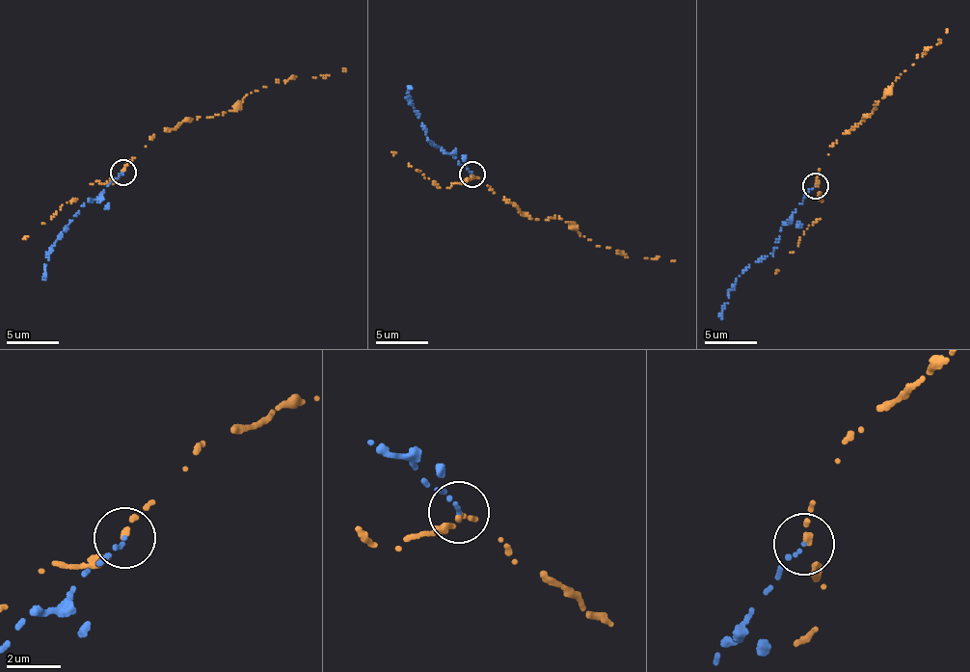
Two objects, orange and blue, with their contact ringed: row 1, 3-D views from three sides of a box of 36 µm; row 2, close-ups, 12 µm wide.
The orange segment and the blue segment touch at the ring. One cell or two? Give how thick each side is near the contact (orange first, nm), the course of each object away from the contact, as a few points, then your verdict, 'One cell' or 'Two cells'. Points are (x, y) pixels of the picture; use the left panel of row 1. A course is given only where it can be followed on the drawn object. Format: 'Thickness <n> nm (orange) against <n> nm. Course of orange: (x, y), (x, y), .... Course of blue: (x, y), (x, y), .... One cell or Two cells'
Thickness 190 nm (orange) against 90 nm. Course of orange: (122, 173), (150, 139), (183, 120), (223, 115), (246, 94), (296, 76), (329, 75), (345, 68). Course of blue: (122, 173), (89, 201), (54, 243), (42, 280). Two cells

